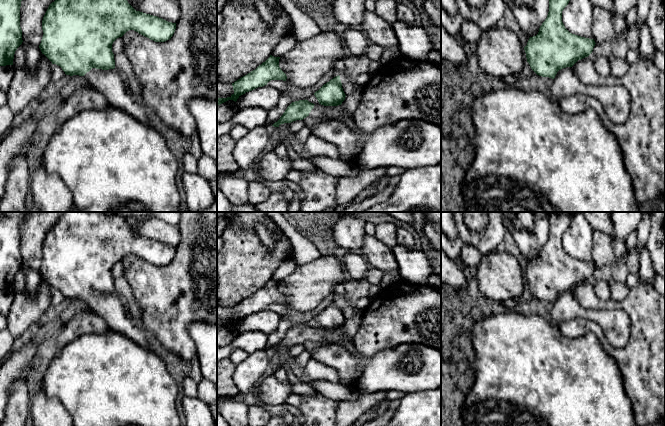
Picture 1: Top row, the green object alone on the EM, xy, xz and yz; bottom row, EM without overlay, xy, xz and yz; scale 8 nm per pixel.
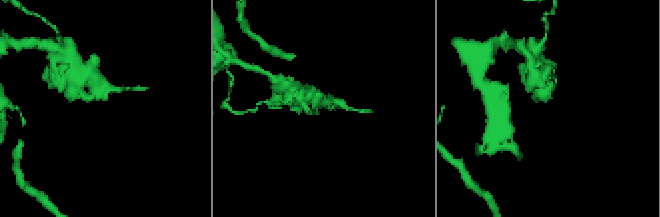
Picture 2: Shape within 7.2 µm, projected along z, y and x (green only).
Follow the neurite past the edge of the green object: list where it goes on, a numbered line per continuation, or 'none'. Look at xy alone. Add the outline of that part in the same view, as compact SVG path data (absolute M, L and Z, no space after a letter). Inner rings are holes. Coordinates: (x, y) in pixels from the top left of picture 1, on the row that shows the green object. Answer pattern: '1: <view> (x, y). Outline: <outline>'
1: xy (111, 83). Outline: M92 68L83 77L90 87L106 97L111 106L150 125L146 106L129 90L125 78L116 68L109 70Z

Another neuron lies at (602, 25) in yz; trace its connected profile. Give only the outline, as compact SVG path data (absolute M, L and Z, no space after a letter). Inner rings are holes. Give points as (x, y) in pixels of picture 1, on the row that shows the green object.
M594 6L592 33L595 43L603 43L616 39L612 14L601 7Z

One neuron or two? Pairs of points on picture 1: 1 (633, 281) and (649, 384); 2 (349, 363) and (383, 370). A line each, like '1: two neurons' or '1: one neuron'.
1: two neurons
2: two neurons

